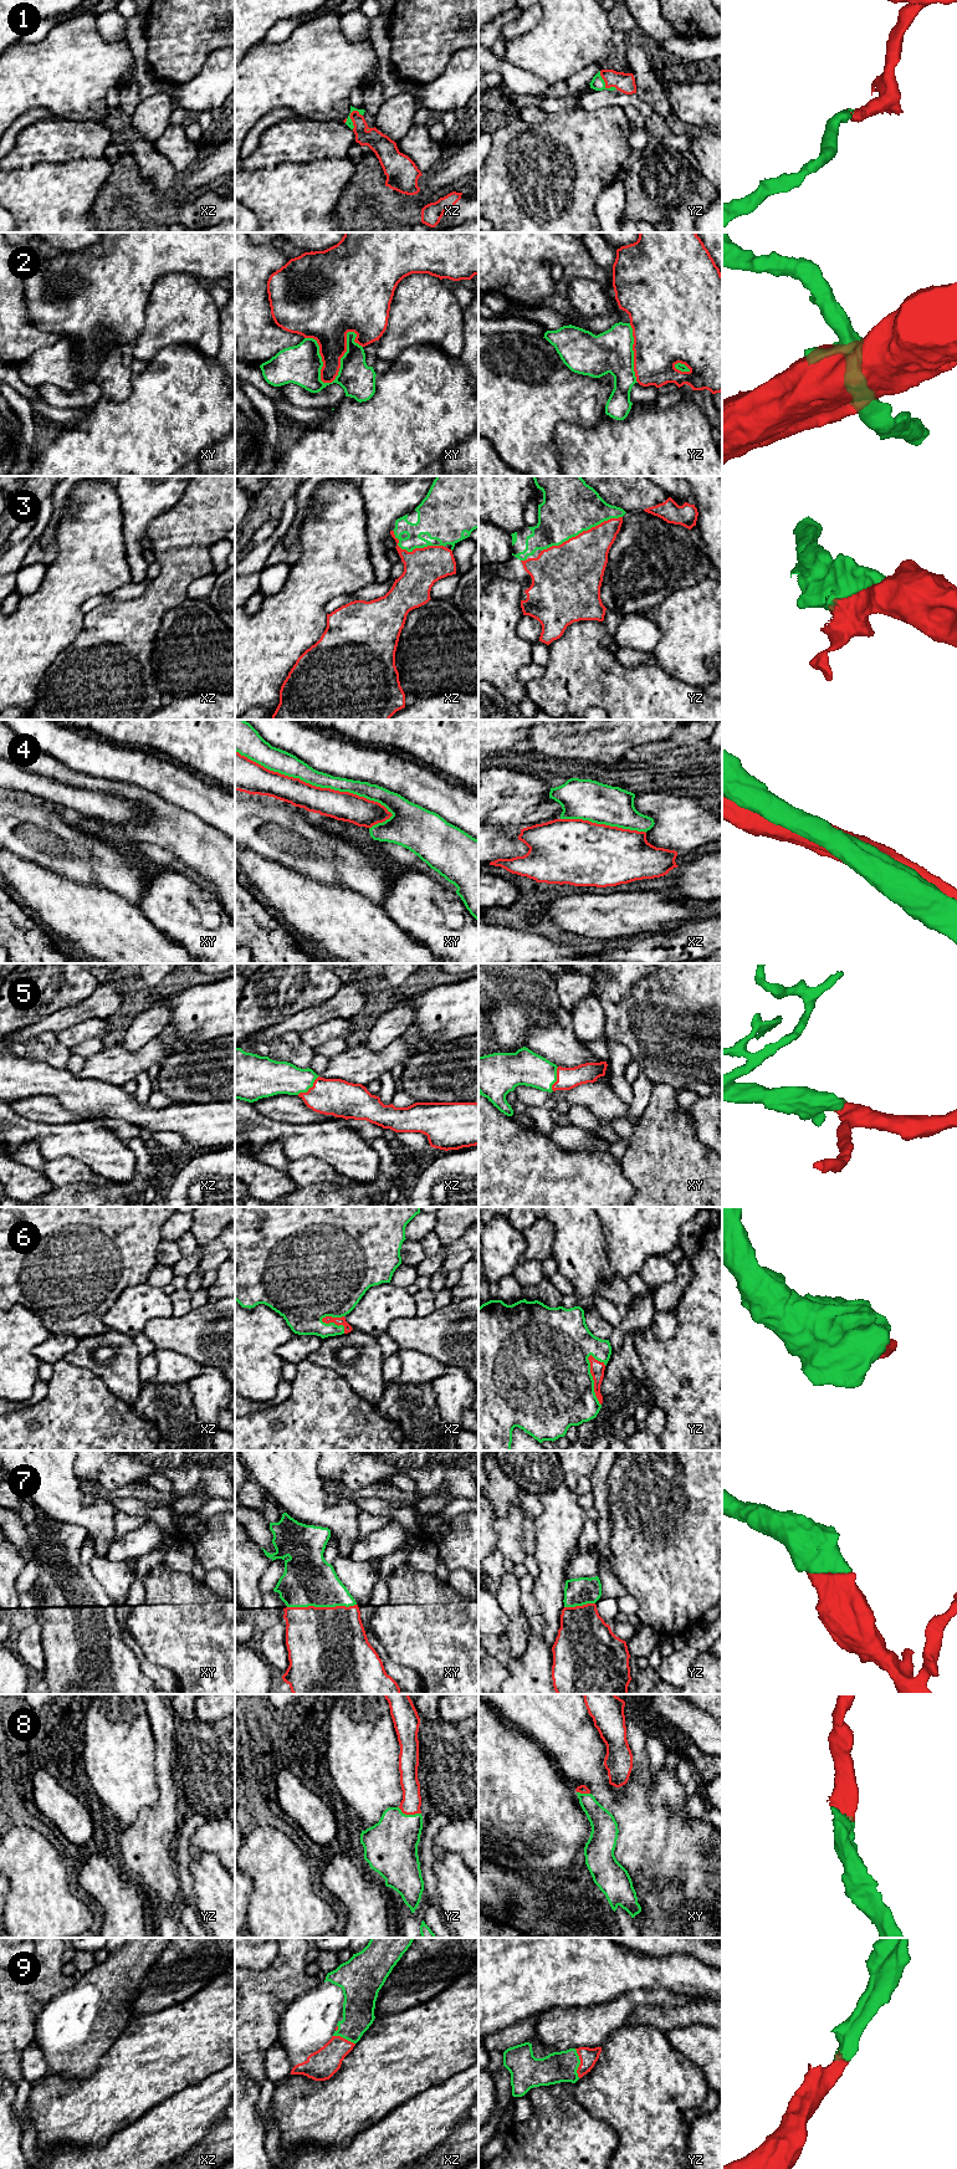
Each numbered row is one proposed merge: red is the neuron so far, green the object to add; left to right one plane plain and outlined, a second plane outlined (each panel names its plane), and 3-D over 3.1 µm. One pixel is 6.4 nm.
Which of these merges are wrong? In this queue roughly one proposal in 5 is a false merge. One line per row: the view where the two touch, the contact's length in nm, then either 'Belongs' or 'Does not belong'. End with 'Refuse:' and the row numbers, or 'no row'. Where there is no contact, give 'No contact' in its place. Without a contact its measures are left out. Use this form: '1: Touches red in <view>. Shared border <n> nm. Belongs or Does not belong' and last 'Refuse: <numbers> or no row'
1: Touches red in xz. Shared border 130 nm. Belongs
2: Touches red in xy. Shared border 400 nm. Does not belong
3: Touches red in yz. Shared border 550 nm. Belongs
4: Touches red in xy. Shared border 1100 nm. Does not belong
5: Touches red in xz. Shared border 190 nm. Belongs
6: Touches red in yz. Shared border 340 nm. Belongs
7: Touches red in xy. Shared border 440 nm. Belongs
8: Touches red in yz. Shared border 160 nm. Belongs
9: Touches red in yz. Shared border 190 nm. Belongs
Refuse: 2, 4

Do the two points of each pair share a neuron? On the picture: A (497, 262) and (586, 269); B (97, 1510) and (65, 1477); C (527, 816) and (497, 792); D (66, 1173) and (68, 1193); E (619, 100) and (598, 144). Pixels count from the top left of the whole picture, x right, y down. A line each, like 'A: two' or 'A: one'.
A: one
B: one
C: one
D: two
E: two

